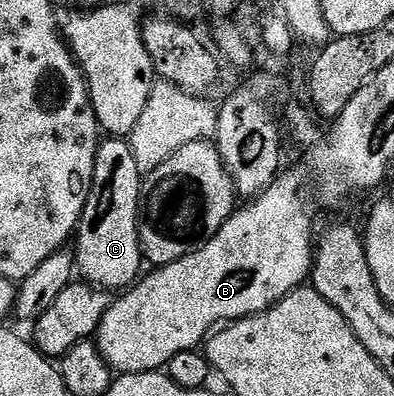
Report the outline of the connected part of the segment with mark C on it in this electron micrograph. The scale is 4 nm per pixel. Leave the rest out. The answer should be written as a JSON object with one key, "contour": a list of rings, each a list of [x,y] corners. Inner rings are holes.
{"contour":[[[104,139],[96,153],[94,179],[84,214],[74,237],[76,267],[87,284],[105,291],[124,291],[141,276],[140,210],[142,174],[134,163],[134,151],[124,139]]]}

